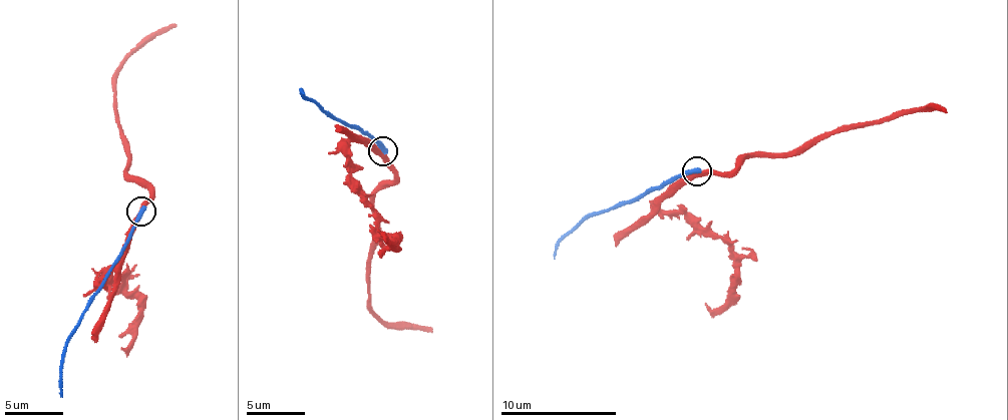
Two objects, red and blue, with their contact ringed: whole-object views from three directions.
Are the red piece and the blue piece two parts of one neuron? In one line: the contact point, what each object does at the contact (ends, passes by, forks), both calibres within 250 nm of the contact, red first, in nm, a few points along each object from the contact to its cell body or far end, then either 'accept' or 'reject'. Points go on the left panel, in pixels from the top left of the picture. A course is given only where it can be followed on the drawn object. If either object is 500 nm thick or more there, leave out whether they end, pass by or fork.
place (141, 211); red passes by; blue ends; calibres 340 and 400 nm; course red (141, 211), (150, 193), (128, 177), (126, 151), (113, 93), (115, 77), (133, 48), (175, 24); course blue (141, 212), (64, 346), (61, 397); reject

